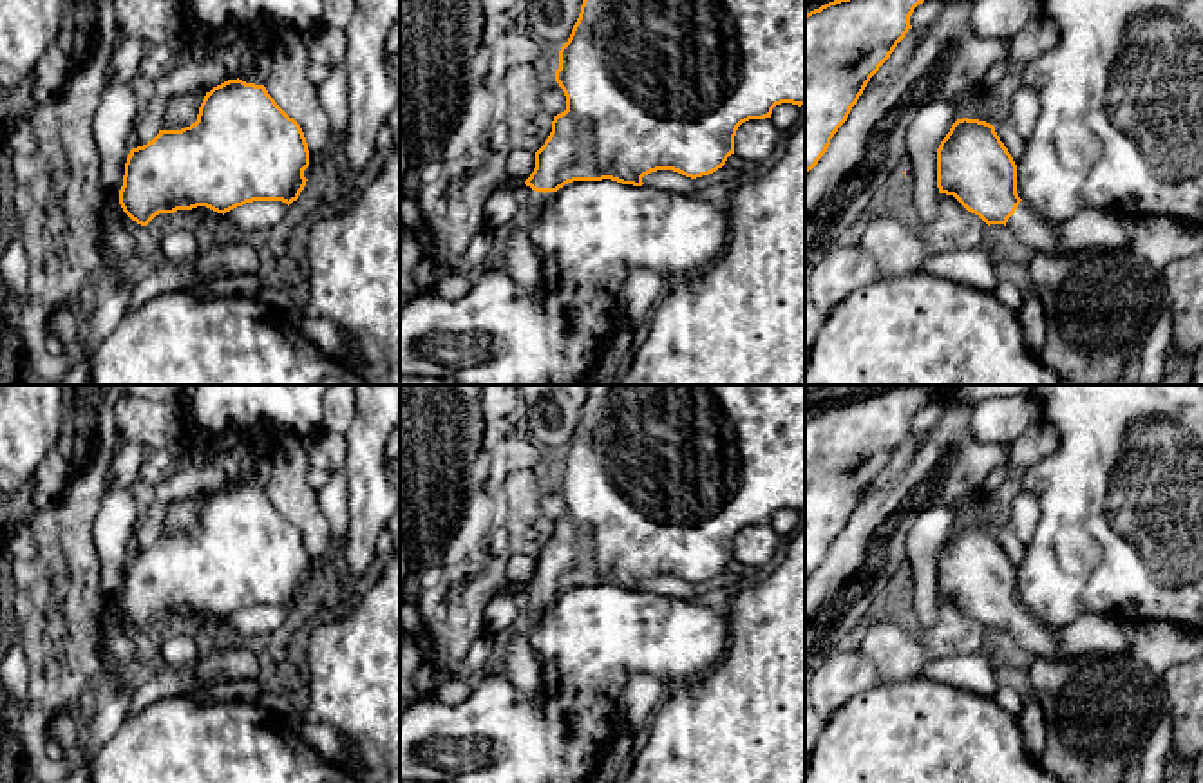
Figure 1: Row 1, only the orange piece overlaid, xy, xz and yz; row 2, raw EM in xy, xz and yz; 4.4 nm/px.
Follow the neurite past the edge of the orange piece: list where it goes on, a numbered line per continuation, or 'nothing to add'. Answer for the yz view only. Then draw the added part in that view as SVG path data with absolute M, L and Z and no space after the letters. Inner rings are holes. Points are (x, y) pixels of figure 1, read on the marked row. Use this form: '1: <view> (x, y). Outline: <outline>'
1: yz (1028, 228). Outline: M1024 201L1017 206L1015 213L1008 219L1006 226L1015 241L1033 253L1046 253L1055 259L1076 257L1076 251L1060 251L1056 246L1058 224L1042 219Z

